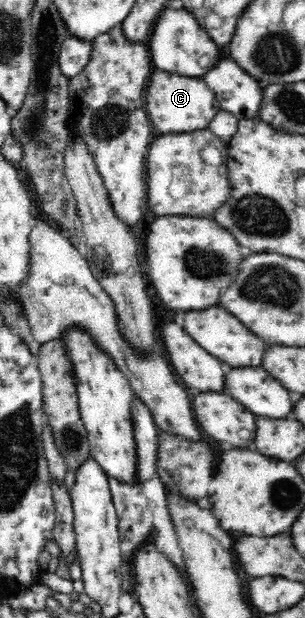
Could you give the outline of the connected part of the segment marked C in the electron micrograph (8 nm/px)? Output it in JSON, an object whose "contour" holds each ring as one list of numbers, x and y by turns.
{"contour":[[156,72,148,84,146,92,148,116,158,132,192,132,202,130,218,114,220,104,214,92,200,78,178,76,174,72]]}

